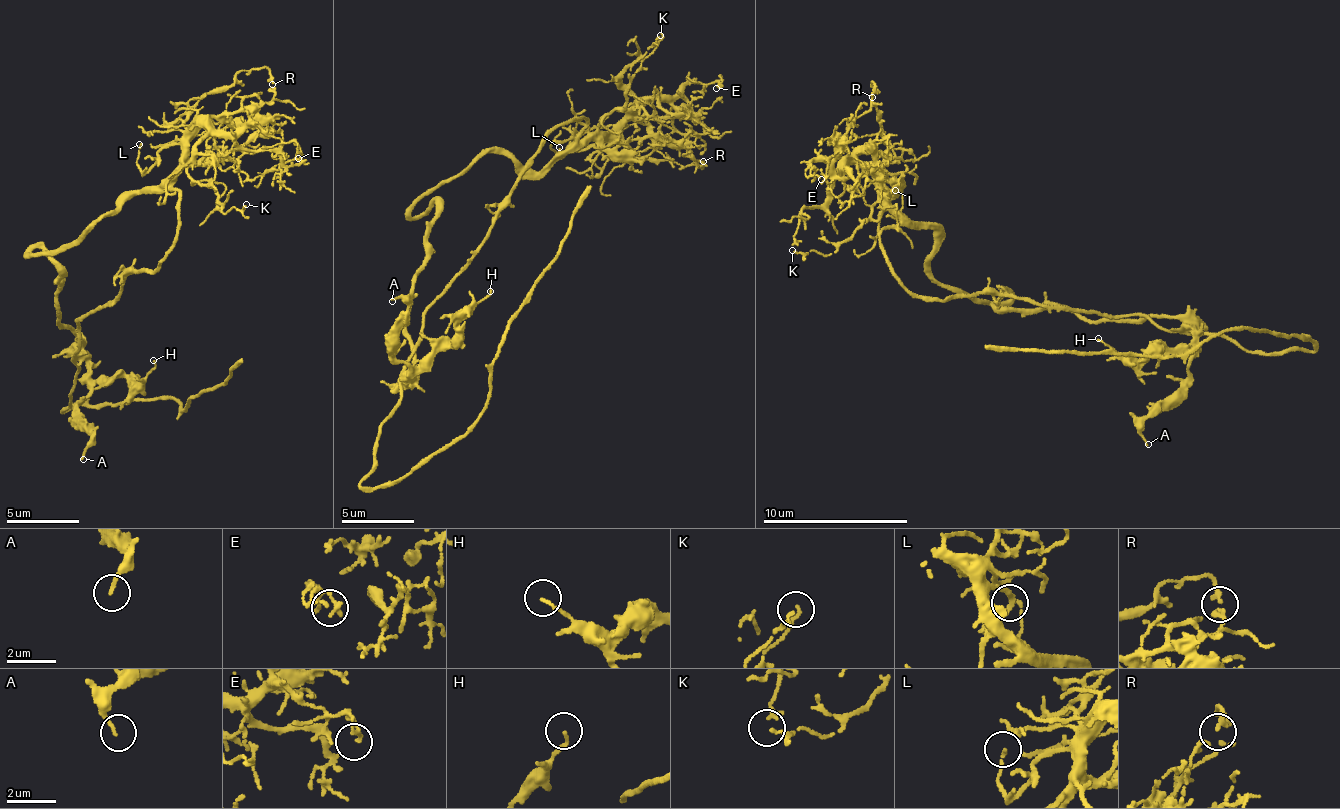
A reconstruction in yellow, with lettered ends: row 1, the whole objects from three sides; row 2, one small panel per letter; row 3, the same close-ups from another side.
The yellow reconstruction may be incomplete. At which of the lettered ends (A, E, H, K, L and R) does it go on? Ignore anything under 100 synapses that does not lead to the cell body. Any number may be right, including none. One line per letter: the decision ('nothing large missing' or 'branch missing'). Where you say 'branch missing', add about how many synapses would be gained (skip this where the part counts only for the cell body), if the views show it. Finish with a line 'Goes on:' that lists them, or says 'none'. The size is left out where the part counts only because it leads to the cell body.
A: nothing large missing
E: nothing large missing
H: nothing large missing
K: nothing large missing
L: nothing large missing
R: nothing large missing
Goes on: none

